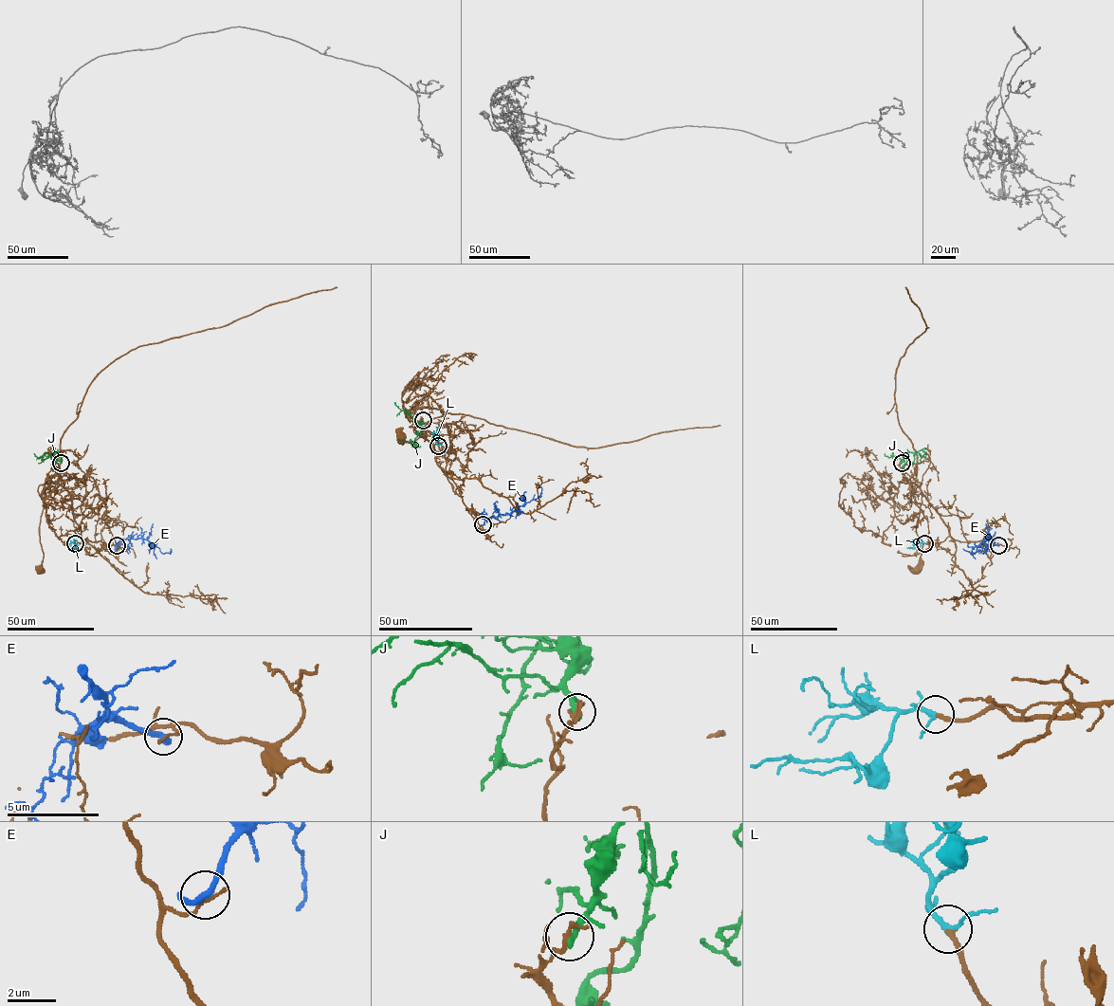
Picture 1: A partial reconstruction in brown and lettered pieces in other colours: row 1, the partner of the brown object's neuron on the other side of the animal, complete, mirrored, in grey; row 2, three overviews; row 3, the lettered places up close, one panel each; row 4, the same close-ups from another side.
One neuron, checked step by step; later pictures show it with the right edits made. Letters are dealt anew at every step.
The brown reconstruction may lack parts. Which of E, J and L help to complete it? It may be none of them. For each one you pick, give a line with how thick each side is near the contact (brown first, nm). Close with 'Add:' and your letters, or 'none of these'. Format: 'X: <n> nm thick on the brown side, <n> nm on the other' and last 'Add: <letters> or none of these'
L: 240 nm thick on the brown side, 180 nm on the other
Add: L

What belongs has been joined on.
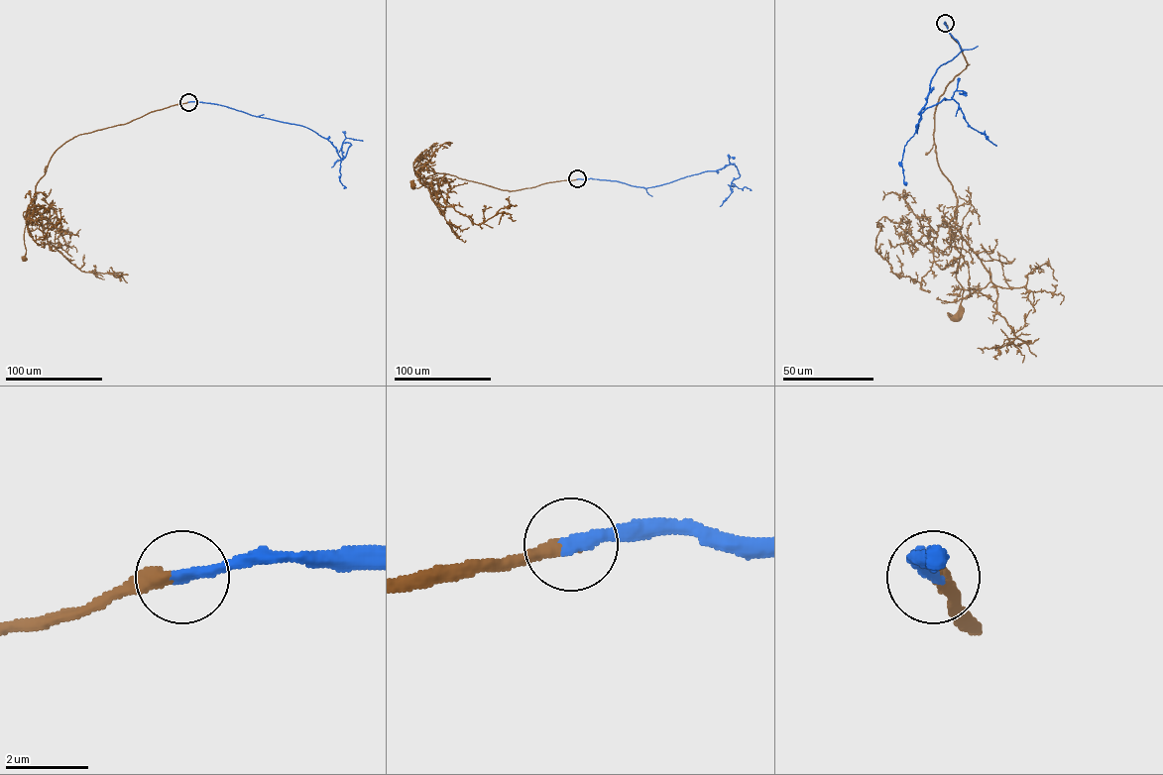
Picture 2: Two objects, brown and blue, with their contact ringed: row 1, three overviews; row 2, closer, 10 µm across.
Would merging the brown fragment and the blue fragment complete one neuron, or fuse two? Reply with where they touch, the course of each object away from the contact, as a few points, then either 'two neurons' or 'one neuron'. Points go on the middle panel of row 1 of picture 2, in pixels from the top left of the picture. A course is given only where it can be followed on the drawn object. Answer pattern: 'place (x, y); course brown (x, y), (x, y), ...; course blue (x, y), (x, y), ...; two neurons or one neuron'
place (577, 178); course brown (577, 178), (509, 190), (437, 172), (428, 175), (424, 185), (412, 188), (412, 184); course blue (577, 178), (614, 180), (647, 188), (734, 165), (740, 175), (732, 181), (732, 192), (720, 206); one neuron

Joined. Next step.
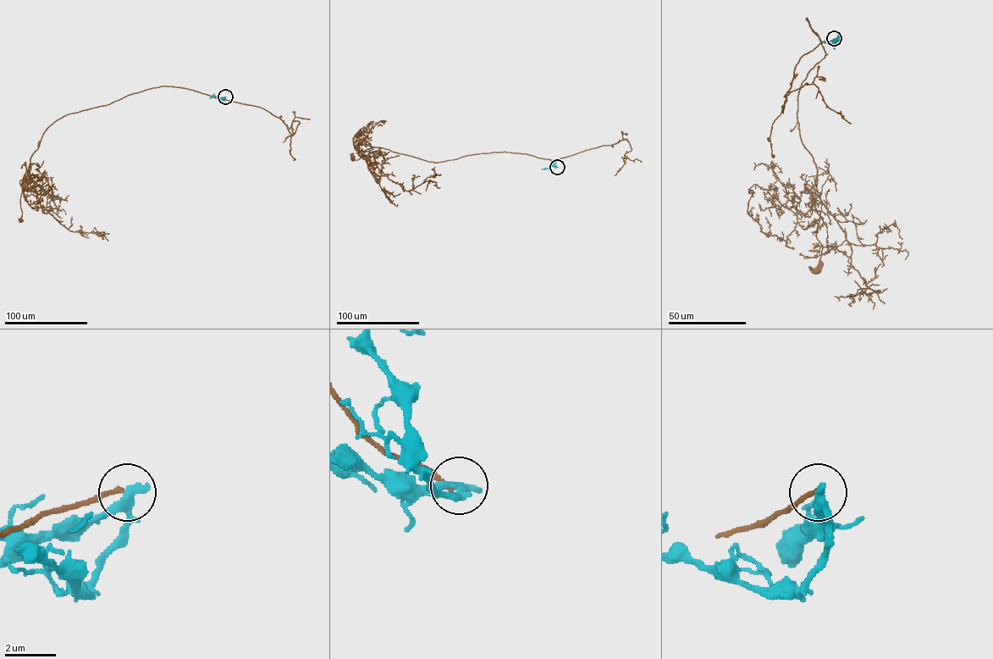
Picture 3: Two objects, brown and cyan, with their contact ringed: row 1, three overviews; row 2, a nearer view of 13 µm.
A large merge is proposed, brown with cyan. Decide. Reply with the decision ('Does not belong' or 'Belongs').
Does not belong

